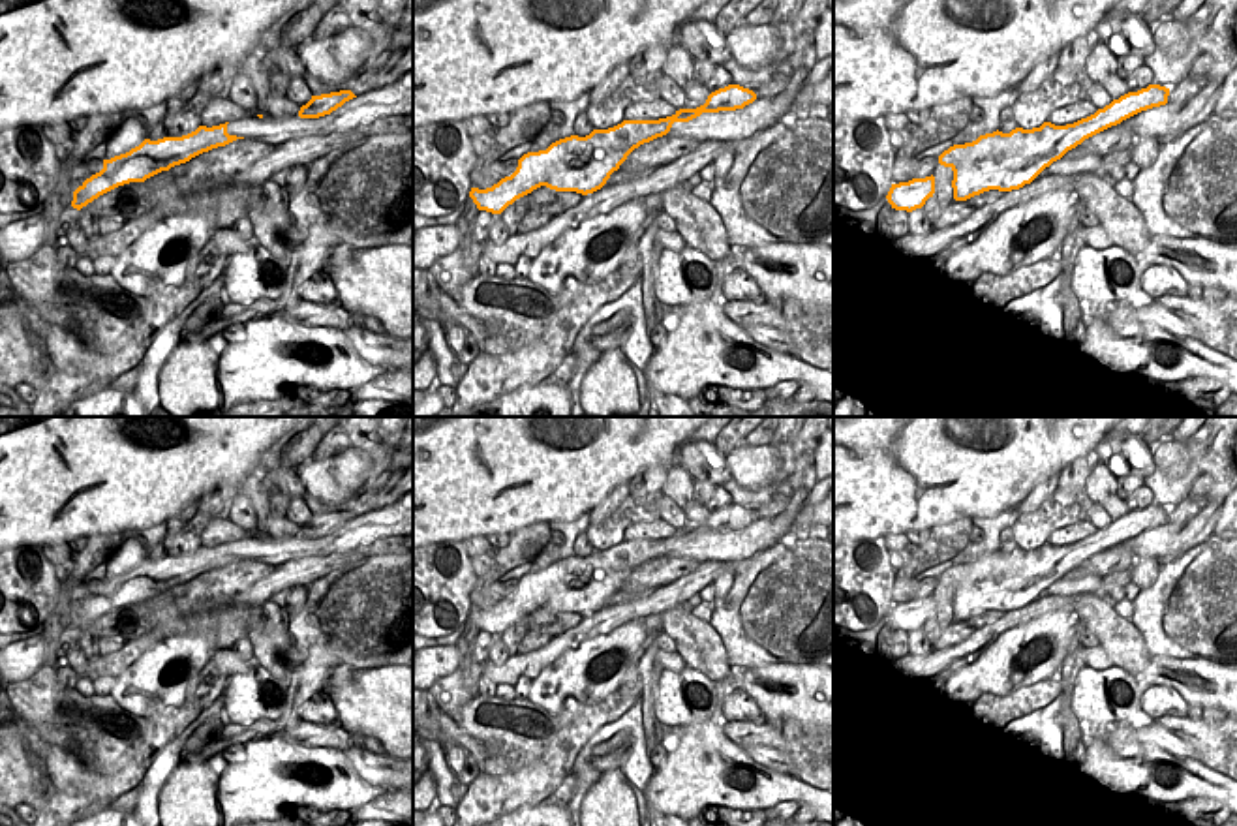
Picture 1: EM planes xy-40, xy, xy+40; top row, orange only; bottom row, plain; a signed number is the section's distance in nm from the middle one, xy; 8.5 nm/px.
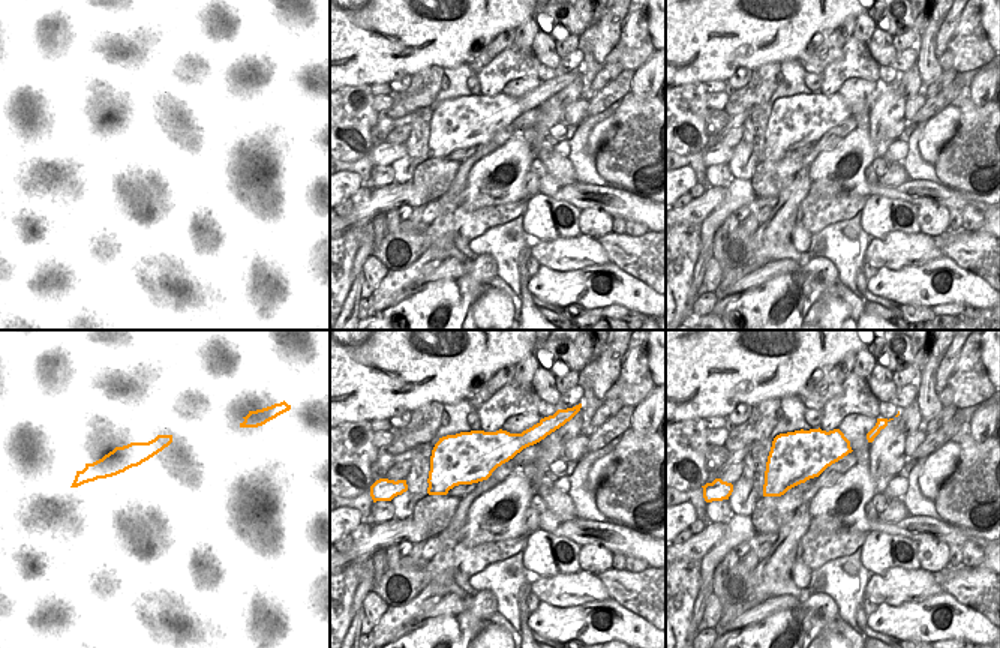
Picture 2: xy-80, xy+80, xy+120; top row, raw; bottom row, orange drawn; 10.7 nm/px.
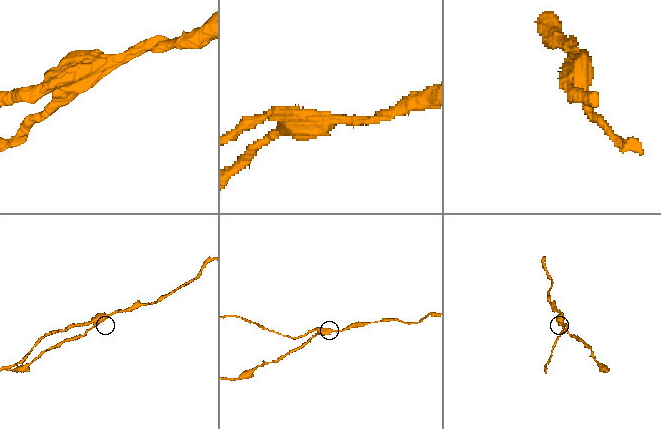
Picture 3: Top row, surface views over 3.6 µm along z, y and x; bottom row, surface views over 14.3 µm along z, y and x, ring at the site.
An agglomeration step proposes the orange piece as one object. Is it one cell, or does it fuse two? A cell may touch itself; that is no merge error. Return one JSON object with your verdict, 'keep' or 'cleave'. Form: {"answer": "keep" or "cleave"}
{"answer": "cleave"}

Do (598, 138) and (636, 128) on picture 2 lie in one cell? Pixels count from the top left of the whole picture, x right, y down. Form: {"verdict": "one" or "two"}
{"verdict": "two"}

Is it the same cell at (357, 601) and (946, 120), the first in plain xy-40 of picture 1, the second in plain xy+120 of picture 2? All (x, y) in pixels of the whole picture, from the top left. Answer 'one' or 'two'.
two

